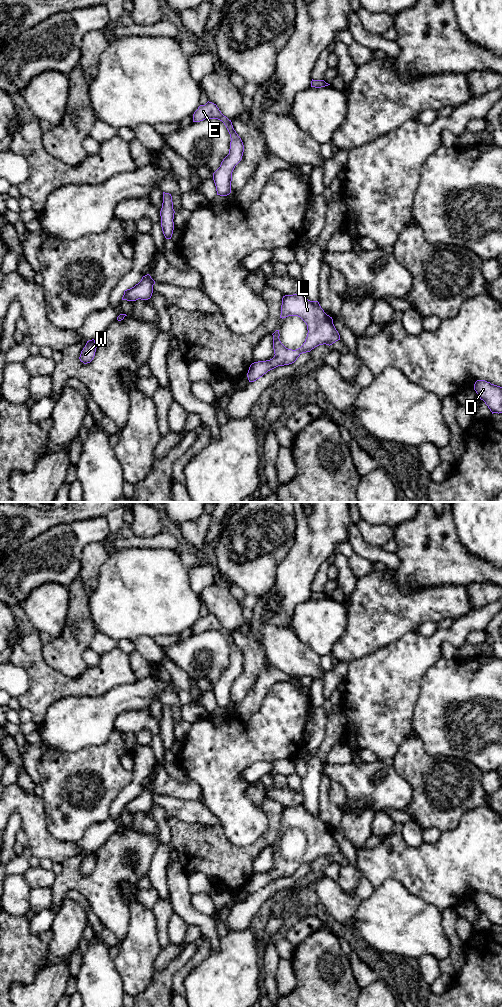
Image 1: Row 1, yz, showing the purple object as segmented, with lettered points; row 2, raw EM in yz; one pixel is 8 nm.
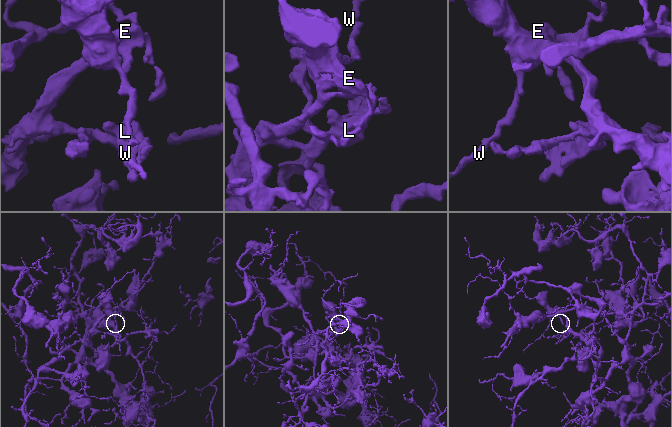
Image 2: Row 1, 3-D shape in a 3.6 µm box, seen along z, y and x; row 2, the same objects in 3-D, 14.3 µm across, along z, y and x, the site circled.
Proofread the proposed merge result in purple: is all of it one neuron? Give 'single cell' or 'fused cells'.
single cell

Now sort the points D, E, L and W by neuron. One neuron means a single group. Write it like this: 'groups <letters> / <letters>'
groups D E L W

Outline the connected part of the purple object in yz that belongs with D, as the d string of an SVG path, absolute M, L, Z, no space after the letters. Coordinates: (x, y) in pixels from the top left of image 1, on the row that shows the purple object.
M477 380L474 390L493 413L502 413L502 387L485 380Z

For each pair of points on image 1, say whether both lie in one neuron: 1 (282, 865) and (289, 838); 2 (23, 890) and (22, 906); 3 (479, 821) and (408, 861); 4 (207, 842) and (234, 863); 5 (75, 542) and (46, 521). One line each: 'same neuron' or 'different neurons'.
1: same neuron
2: same neuron
3: same neuron
4: same neuron
5: different neurons

